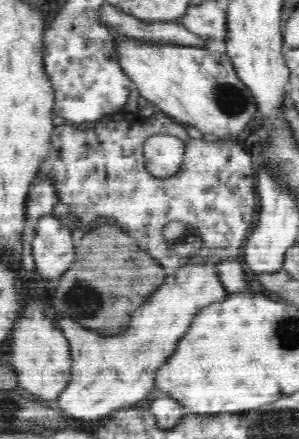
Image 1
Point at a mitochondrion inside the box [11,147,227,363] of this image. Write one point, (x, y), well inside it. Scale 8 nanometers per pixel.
(78, 300)

